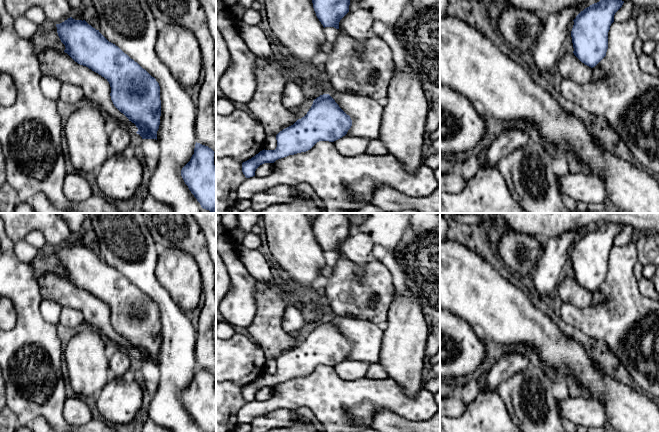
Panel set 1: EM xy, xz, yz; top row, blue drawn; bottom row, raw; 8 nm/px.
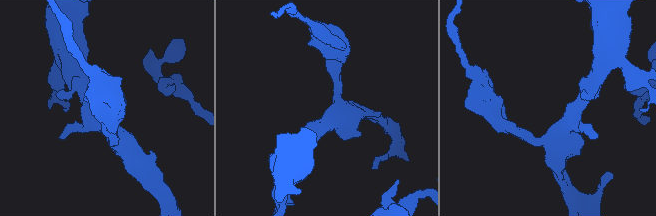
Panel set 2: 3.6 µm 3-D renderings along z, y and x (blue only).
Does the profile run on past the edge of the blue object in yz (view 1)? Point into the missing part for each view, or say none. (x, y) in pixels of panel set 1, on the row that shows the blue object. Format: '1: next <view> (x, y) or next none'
1: next none

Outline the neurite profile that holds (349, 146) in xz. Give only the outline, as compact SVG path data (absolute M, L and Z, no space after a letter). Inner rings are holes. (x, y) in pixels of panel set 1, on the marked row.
M346 134L333 143L339 153L348 157L354 157L366 153L369 141L366 138L355 138Z

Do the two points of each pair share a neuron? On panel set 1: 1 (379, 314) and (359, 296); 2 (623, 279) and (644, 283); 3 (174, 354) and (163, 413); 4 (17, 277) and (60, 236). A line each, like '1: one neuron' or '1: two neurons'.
1: one neuron
2: two neurons
3: one neuron
4: two neurons

